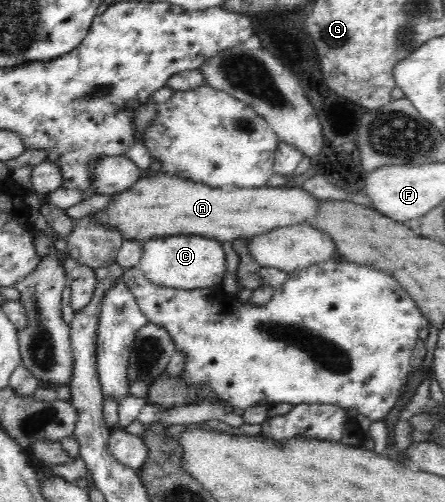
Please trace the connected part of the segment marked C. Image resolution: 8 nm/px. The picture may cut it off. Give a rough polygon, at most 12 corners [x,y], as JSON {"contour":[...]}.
{"contour":[[216,238],[143,242],[137,267],[165,288],[220,287],[227,273]]}

